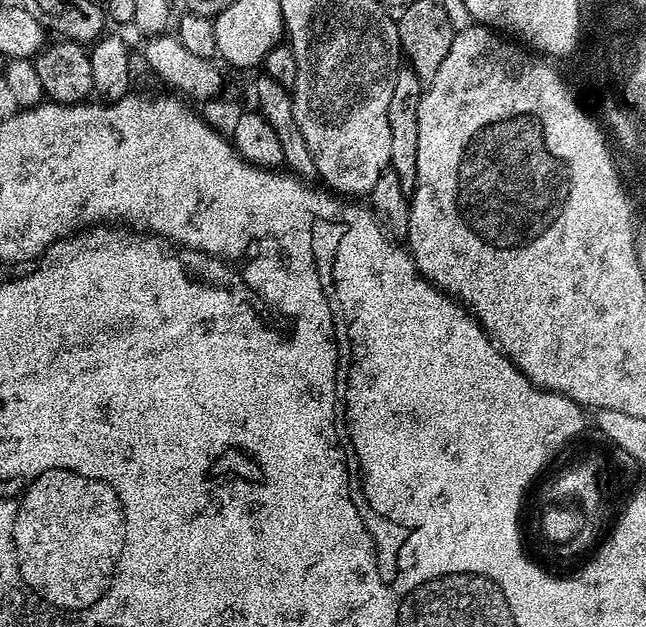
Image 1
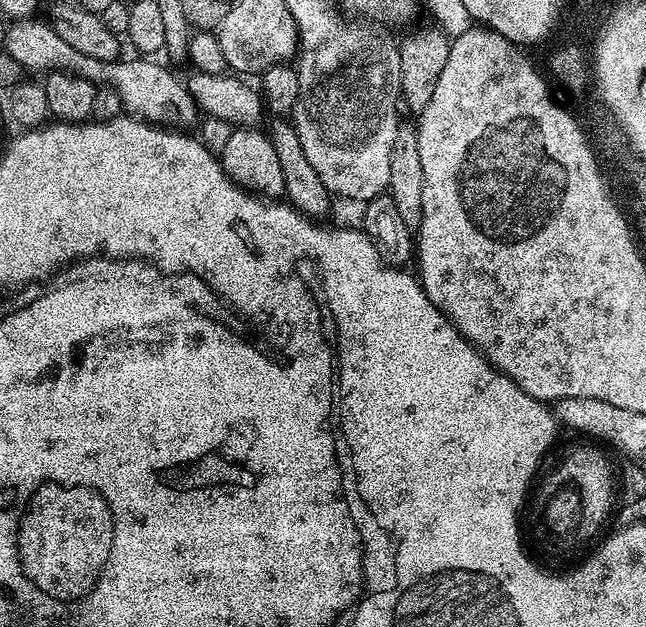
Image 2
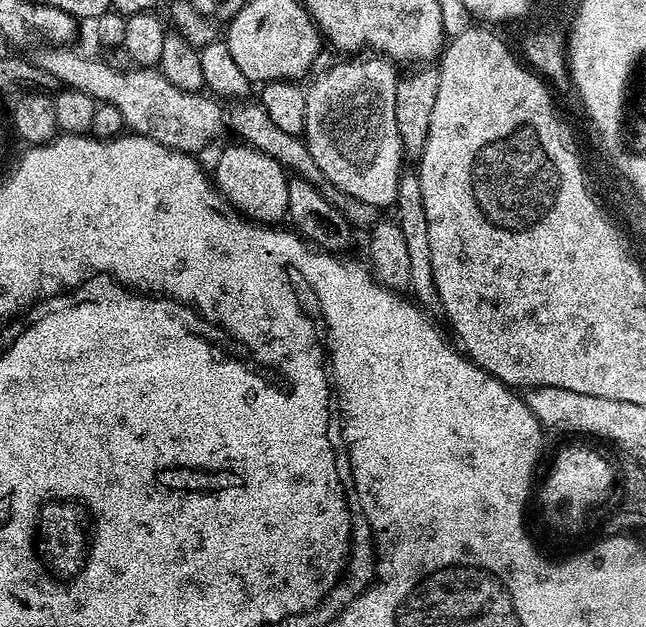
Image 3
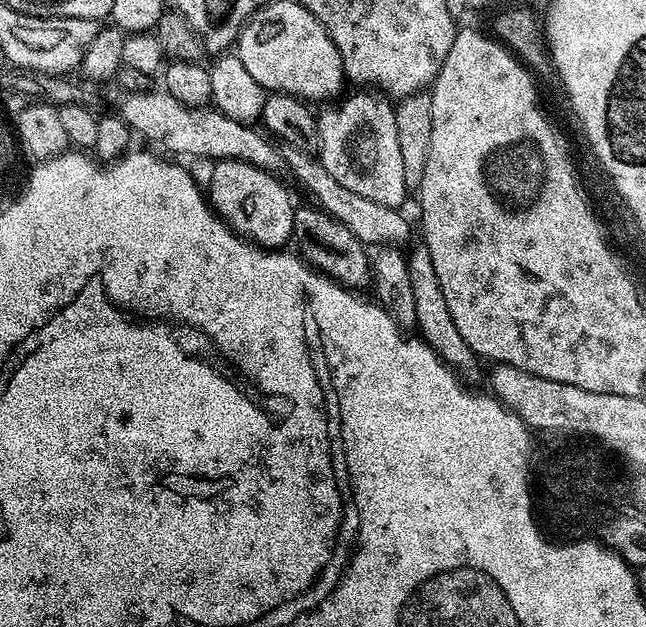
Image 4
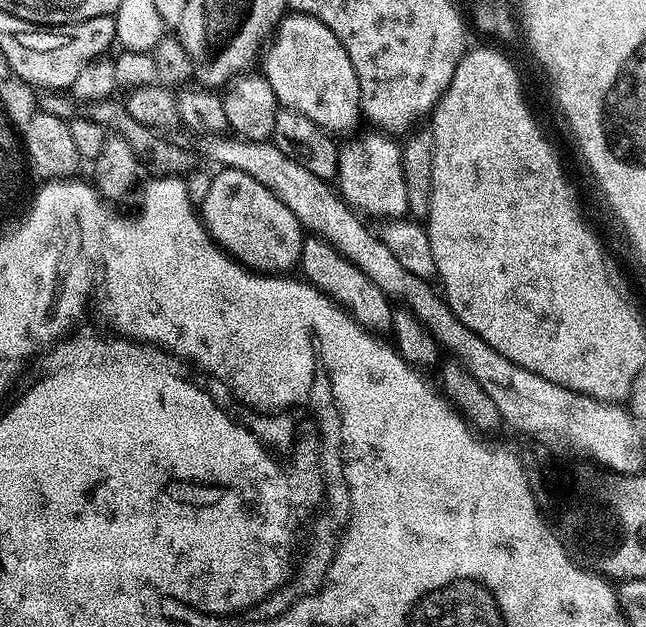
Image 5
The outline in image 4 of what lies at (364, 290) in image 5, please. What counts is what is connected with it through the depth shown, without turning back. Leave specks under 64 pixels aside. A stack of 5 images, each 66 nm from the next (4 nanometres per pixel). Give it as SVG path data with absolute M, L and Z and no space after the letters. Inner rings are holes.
M319 206L312 208L296 208L294 214L294 230L292 235L295 243L300 243L298 252L313 268L336 280L339 284L353 290L364 290L373 283L372 265L369 249L342 222L334 219L329 212Z

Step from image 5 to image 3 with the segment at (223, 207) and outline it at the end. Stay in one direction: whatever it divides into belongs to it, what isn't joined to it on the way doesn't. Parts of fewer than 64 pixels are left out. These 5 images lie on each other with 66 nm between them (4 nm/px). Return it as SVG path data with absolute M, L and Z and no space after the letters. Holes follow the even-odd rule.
M243 142L235 143L229 143L225 147L222 158L218 161L218 170L214 174L216 191L249 220L279 225L288 215L289 173L283 164L267 156L265 152L259 152Z

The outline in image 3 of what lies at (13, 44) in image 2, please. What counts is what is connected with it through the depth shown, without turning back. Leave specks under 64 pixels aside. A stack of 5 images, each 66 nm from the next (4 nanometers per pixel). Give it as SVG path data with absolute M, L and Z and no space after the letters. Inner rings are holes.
M42 46L39 47L32 61L43 70L51 72L56 76L58 82L65 87L82 90L90 94L97 102L106 102L116 106L124 120L125 127L135 135L149 137L150 139L179 152L195 154L198 149L206 144L213 143L218 133L226 128L226 116L223 107L220 108L213 97L203 93L195 93L178 90L159 69L155 67L141 68L133 67L128 71L118 71L110 67L103 59L94 60L82 56L70 49L68 46Z

